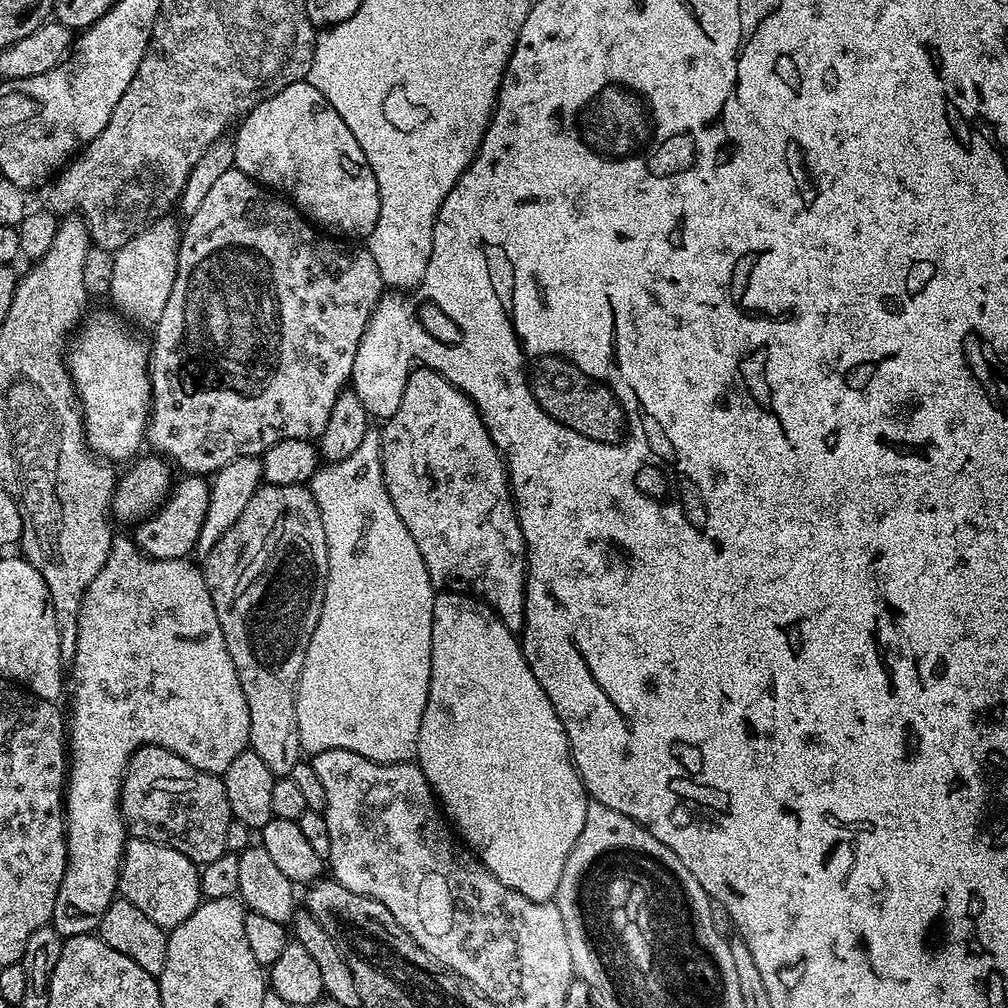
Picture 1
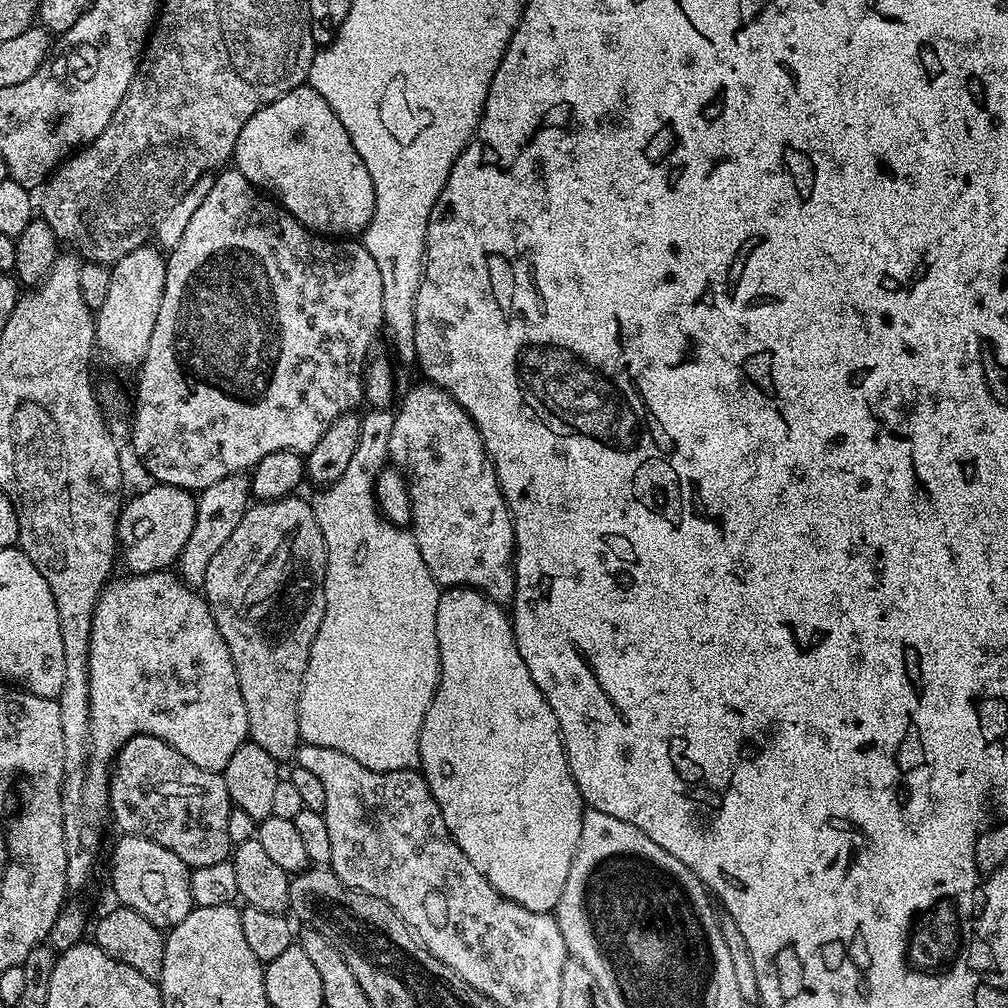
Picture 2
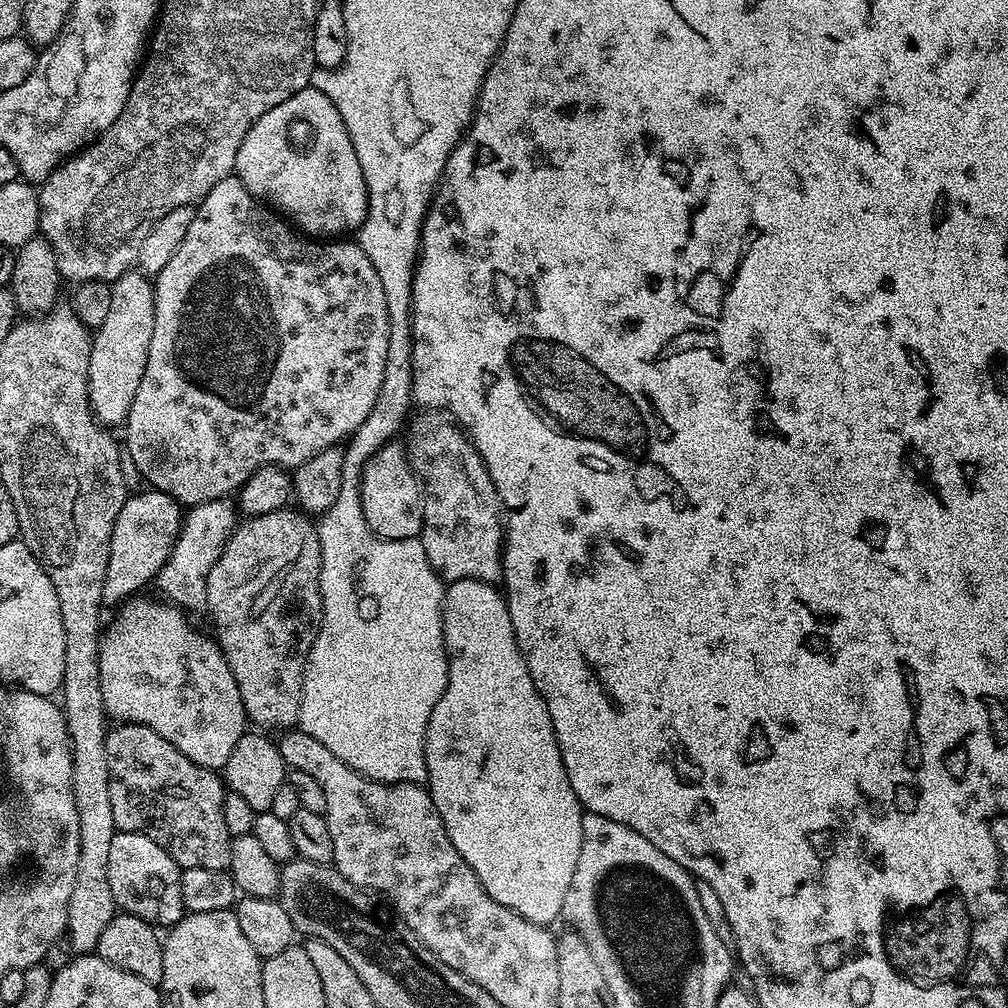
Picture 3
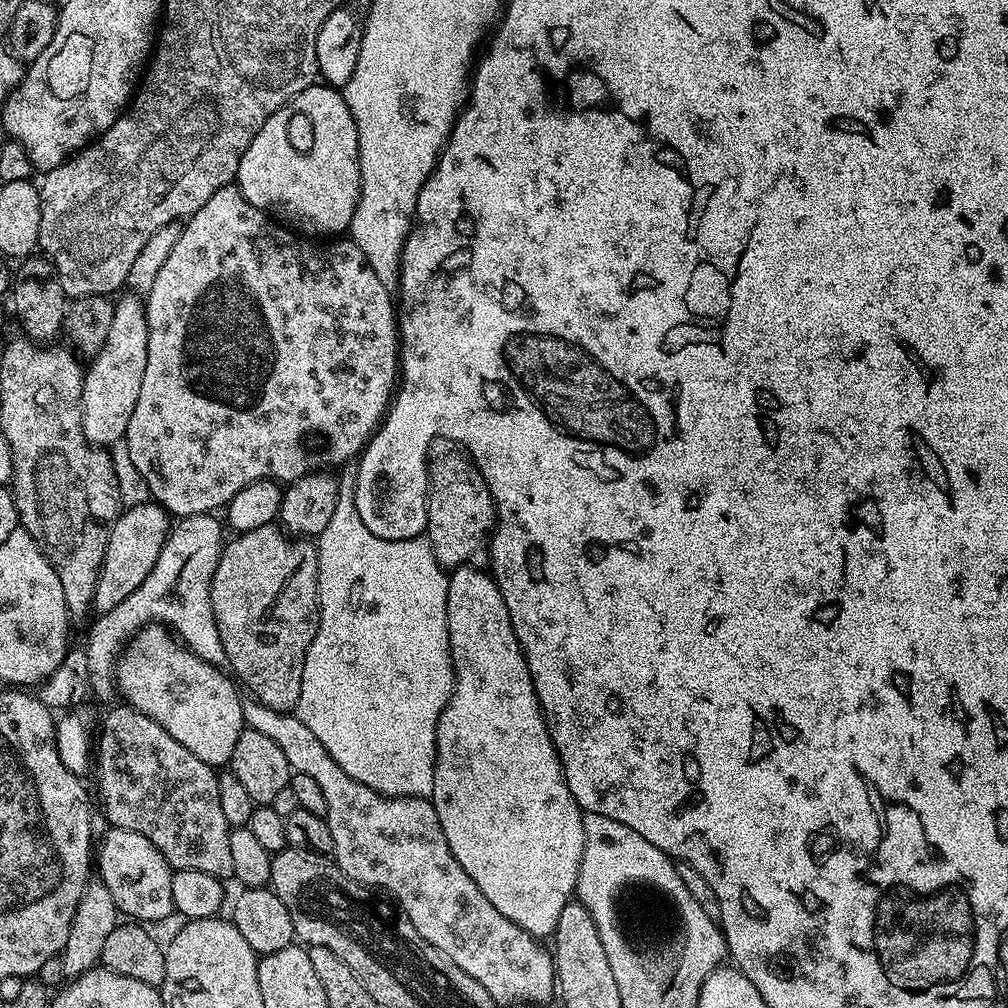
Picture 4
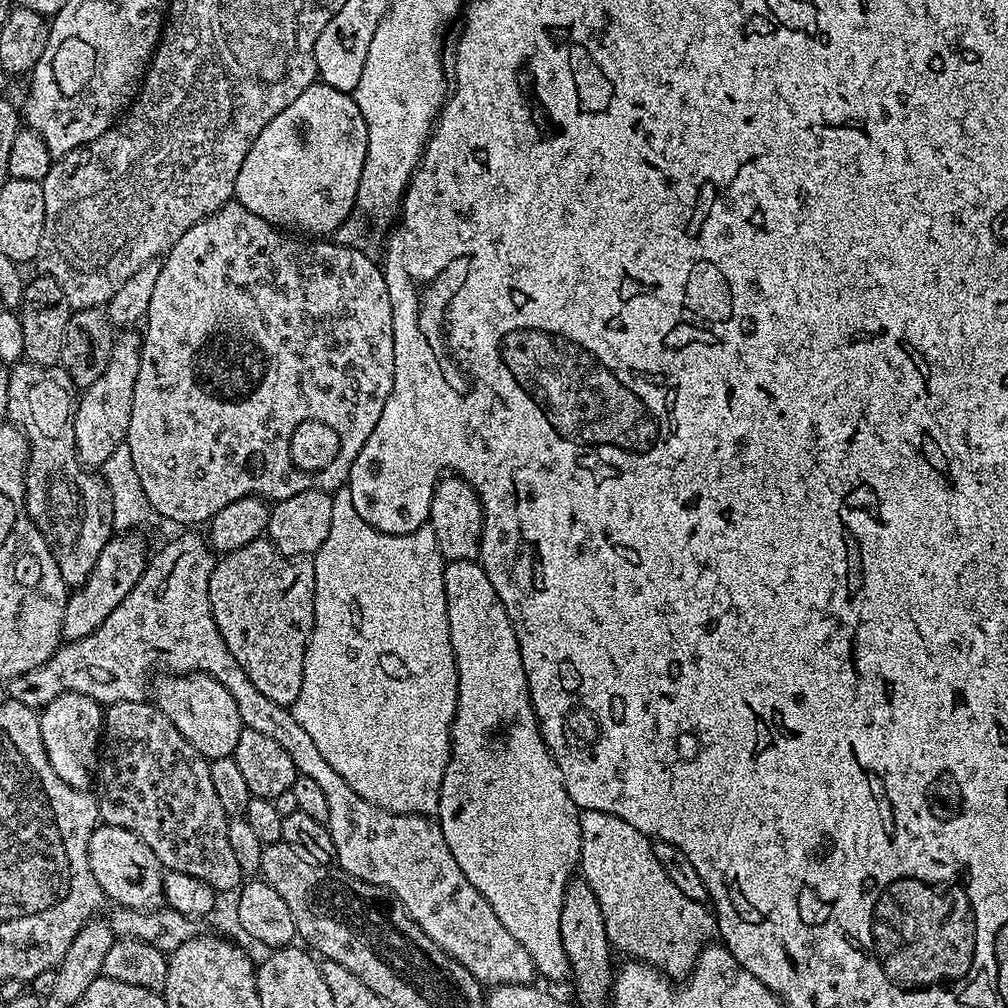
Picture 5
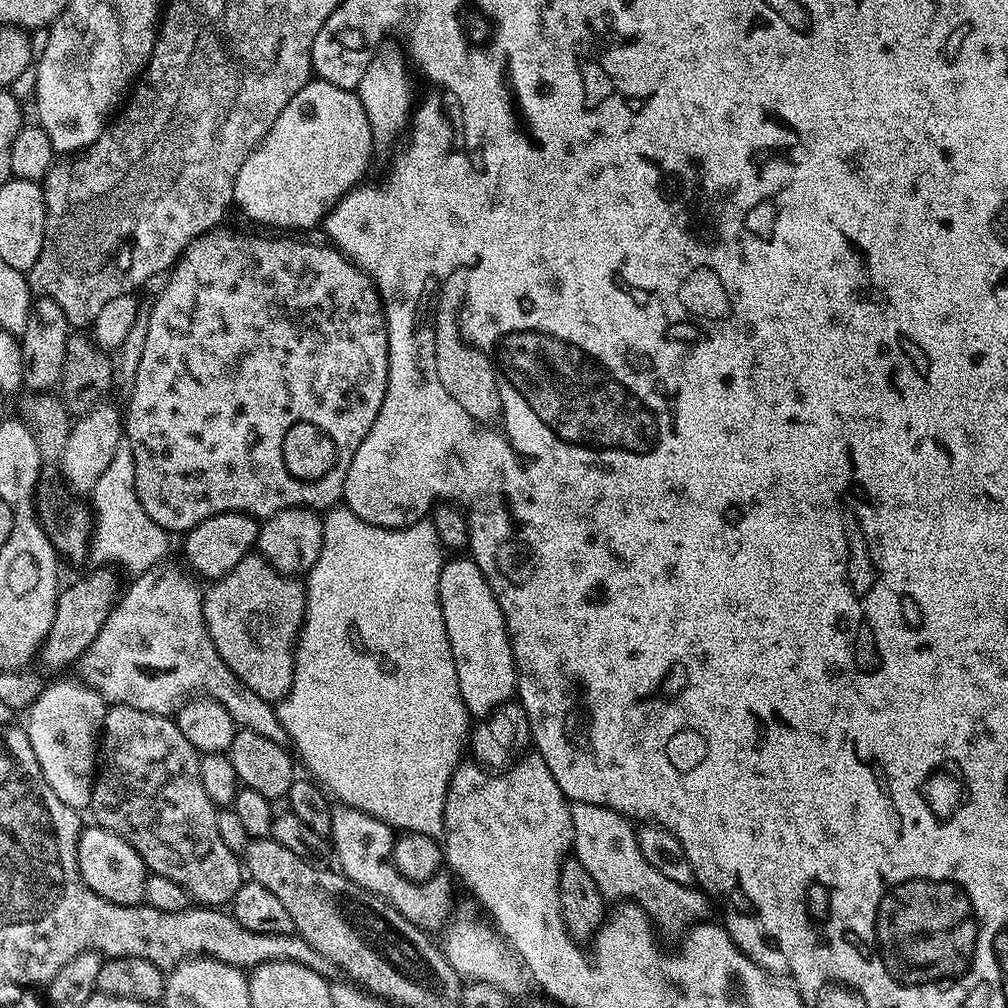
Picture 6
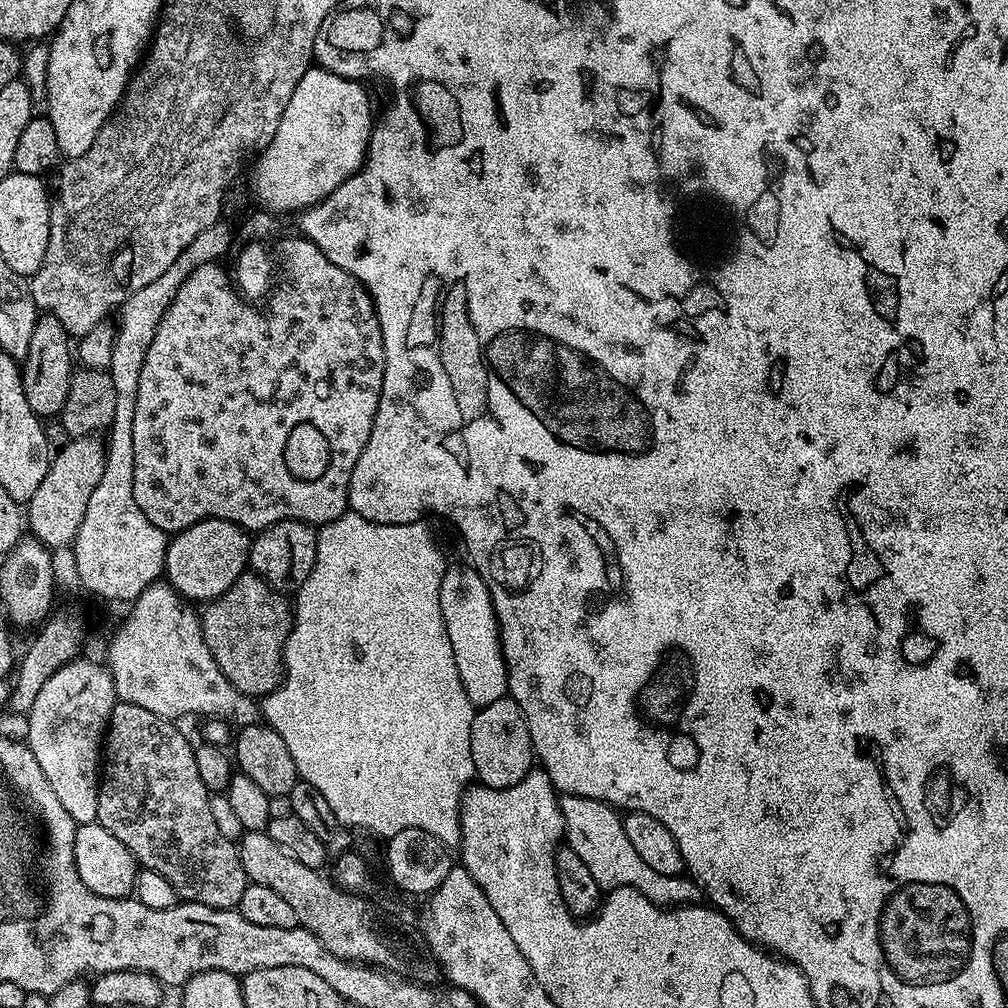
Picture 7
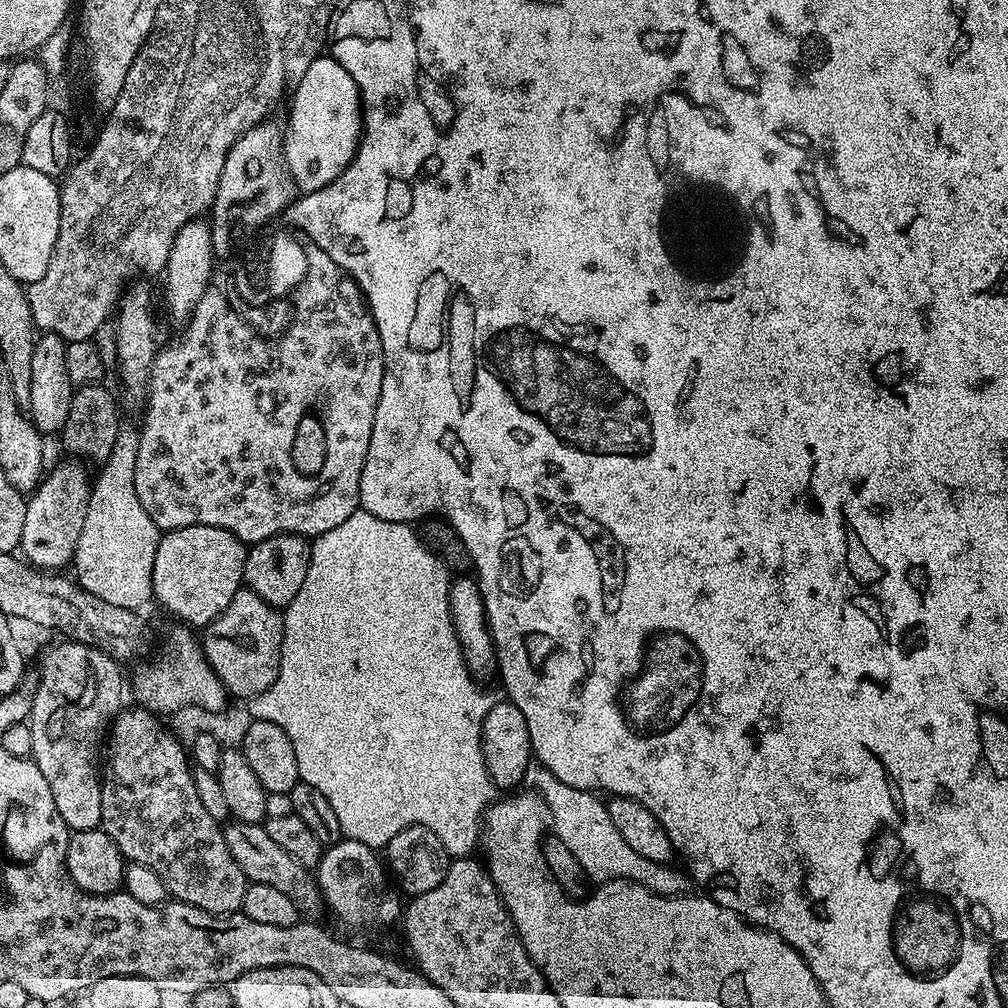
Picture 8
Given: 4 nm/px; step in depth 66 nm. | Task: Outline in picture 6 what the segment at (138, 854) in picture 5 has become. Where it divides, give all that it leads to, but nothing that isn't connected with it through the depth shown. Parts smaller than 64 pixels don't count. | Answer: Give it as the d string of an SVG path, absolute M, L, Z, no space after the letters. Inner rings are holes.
M99 826L91 827L81 831L78 842L78 870L86 886L90 886L94 894L115 904L135 906L145 903L144 895L150 873L138 850L130 846L130 842L126 842L126 838L119 832L111 832Z

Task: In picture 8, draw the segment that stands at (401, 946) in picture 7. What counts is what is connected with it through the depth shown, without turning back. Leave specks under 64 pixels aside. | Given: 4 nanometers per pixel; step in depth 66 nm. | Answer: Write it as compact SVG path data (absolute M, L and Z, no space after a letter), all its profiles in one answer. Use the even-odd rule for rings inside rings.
M232 820L225 823L223 829L230 855L234 857L234 862L238 862L242 874L249 882L262 886L275 886L280 893L286 894L286 898L290 898L290 902L294 902L294 906L301 914L316 912L322 908L322 897L313 873L307 868L298 866L298 862L294 862L294 858L290 858L286 850L281 850L272 841L270 834L266 834L263 824Z

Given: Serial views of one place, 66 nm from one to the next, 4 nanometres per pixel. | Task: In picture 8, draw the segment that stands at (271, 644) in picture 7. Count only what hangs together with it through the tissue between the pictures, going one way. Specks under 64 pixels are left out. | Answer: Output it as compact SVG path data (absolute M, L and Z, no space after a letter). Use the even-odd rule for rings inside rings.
M241 590L230 598L230 606L203 629L202 647L212 672L218 674L229 693L236 698L251 698L265 692L278 678L283 637L281 609L270 606L258 594Z

